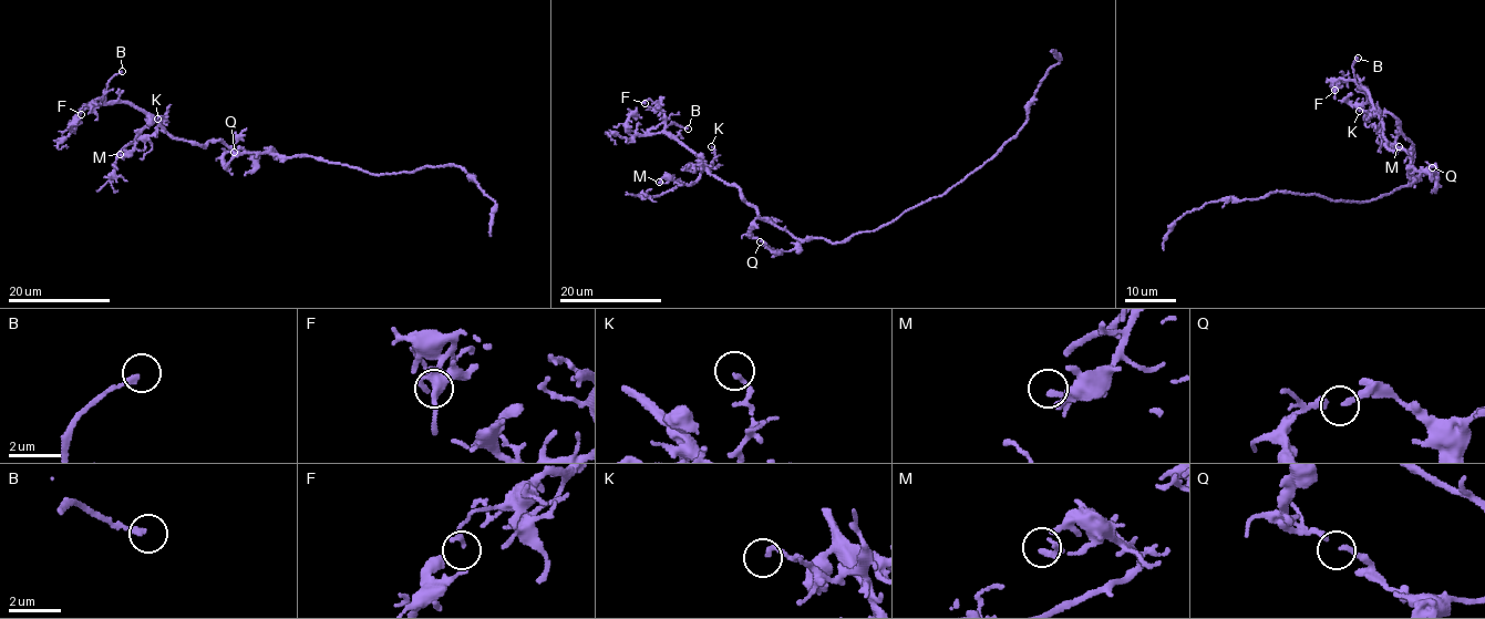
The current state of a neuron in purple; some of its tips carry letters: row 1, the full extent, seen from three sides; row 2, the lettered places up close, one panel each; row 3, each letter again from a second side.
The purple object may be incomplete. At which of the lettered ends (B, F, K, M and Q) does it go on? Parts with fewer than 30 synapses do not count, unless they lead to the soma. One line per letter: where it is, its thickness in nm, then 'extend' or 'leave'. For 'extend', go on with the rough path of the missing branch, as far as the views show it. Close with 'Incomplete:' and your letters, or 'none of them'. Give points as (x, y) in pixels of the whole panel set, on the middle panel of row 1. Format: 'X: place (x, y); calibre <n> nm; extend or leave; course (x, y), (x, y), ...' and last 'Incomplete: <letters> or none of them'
B: place (688, 129); calibre 180 nm; extend; course (688, 129), (704, 141), (728, 150), (736, 148), (753, 132)
F: place (645, 103); calibre 170 nm; leave
K: place (711, 146); calibre 170 nm; leave
M: place (659, 182); calibre 140 nm; leave
Q: place (760, 241); calibre 170 nm; leave
Incomplete: B

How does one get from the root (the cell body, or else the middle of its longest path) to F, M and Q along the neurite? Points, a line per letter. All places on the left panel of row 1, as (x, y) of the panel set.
F: (322, 161), (237, 153), (219, 141), (200, 145), (179, 140), (141, 111), (103, 97), (83, 105), (81, 114)
M: (322, 161), (299, 155), (237, 153), (219, 141), (200, 145), (175, 138), (153, 115), (134, 148), (120, 154)
Q: (322, 161), (299, 155), (279, 156), (269, 150), (258, 155), (240, 148), (234, 152)

